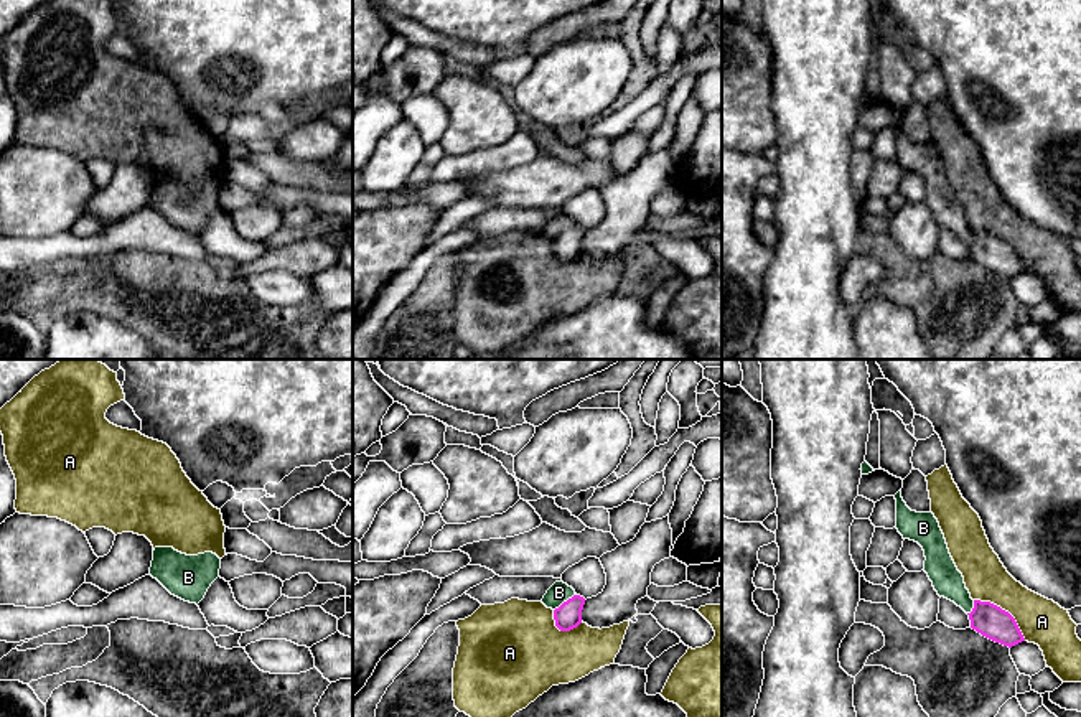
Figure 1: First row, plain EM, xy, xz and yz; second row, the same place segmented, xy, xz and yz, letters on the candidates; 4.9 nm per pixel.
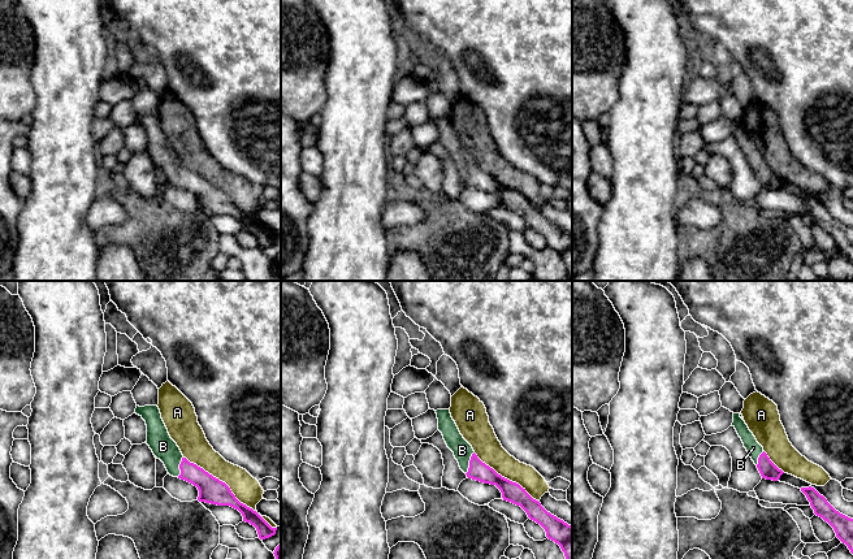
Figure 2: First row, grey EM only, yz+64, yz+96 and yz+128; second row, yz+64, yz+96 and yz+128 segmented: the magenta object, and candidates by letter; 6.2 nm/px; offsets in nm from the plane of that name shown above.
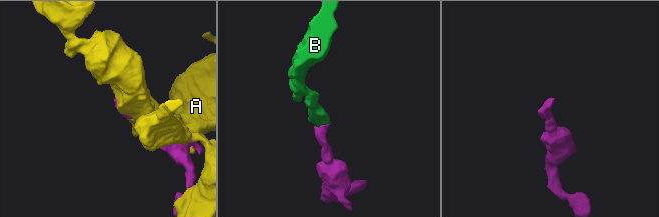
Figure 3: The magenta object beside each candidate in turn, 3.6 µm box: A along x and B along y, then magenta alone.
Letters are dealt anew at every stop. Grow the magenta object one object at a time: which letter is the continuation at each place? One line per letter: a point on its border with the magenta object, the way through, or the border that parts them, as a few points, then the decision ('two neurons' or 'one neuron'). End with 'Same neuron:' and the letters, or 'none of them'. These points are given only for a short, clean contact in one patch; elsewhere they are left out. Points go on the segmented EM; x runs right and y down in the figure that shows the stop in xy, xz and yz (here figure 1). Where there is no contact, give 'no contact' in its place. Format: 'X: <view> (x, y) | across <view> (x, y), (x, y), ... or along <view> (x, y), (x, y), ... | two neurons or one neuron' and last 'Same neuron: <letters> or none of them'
A: yz (1004, 610) | two neurons
B: xz (564, 602) | across xz (567, 617), (564, 602), (559, 592) | one neuron
Same neuron: B

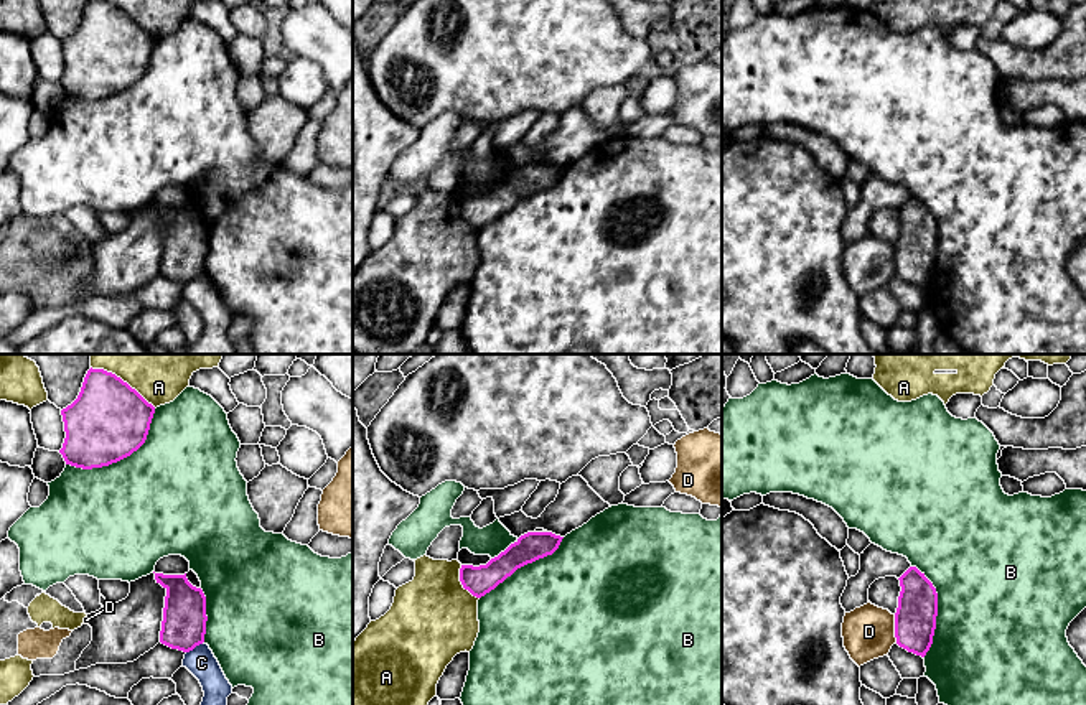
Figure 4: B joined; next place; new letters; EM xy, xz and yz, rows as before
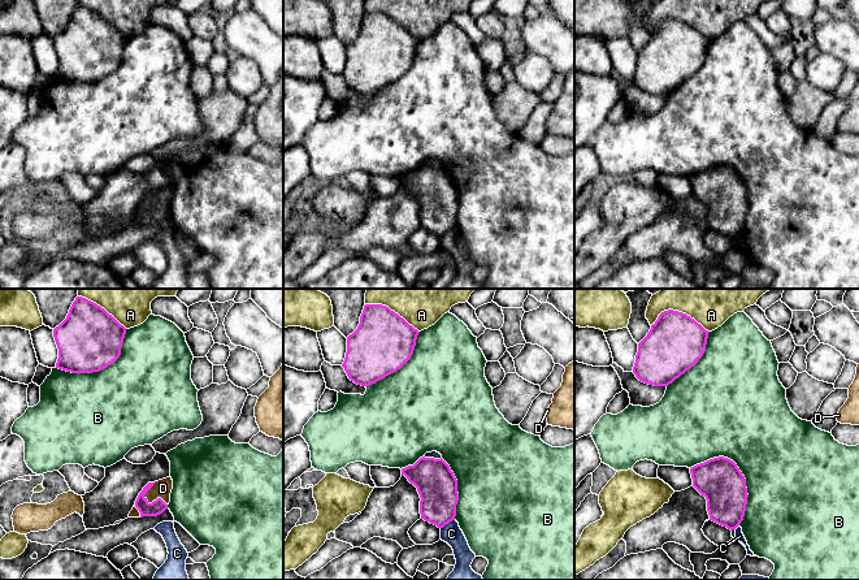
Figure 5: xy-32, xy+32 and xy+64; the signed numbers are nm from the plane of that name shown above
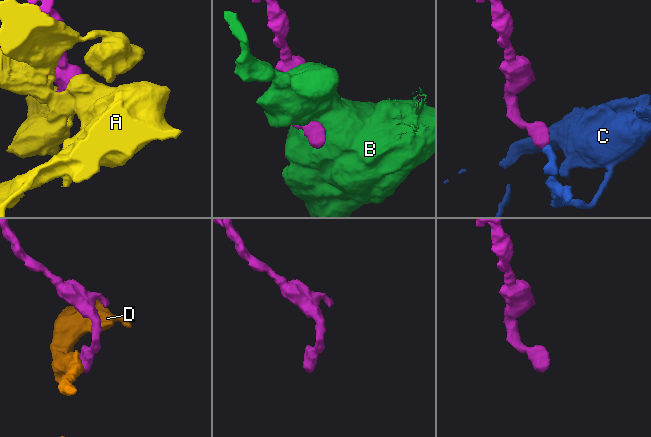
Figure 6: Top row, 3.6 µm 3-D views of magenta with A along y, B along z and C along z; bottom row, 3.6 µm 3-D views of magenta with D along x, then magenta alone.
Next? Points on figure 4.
A: xy (122, 381) | two neurons
B: xy (121, 458) | two neurons
C: xy (195, 646) | along xy (203, 641), (187, 653) | two neurons
D: yz (895, 630) | along yz (894, 615), (894, 636), (897, 643) | two neurons
Same neuron: none of them

